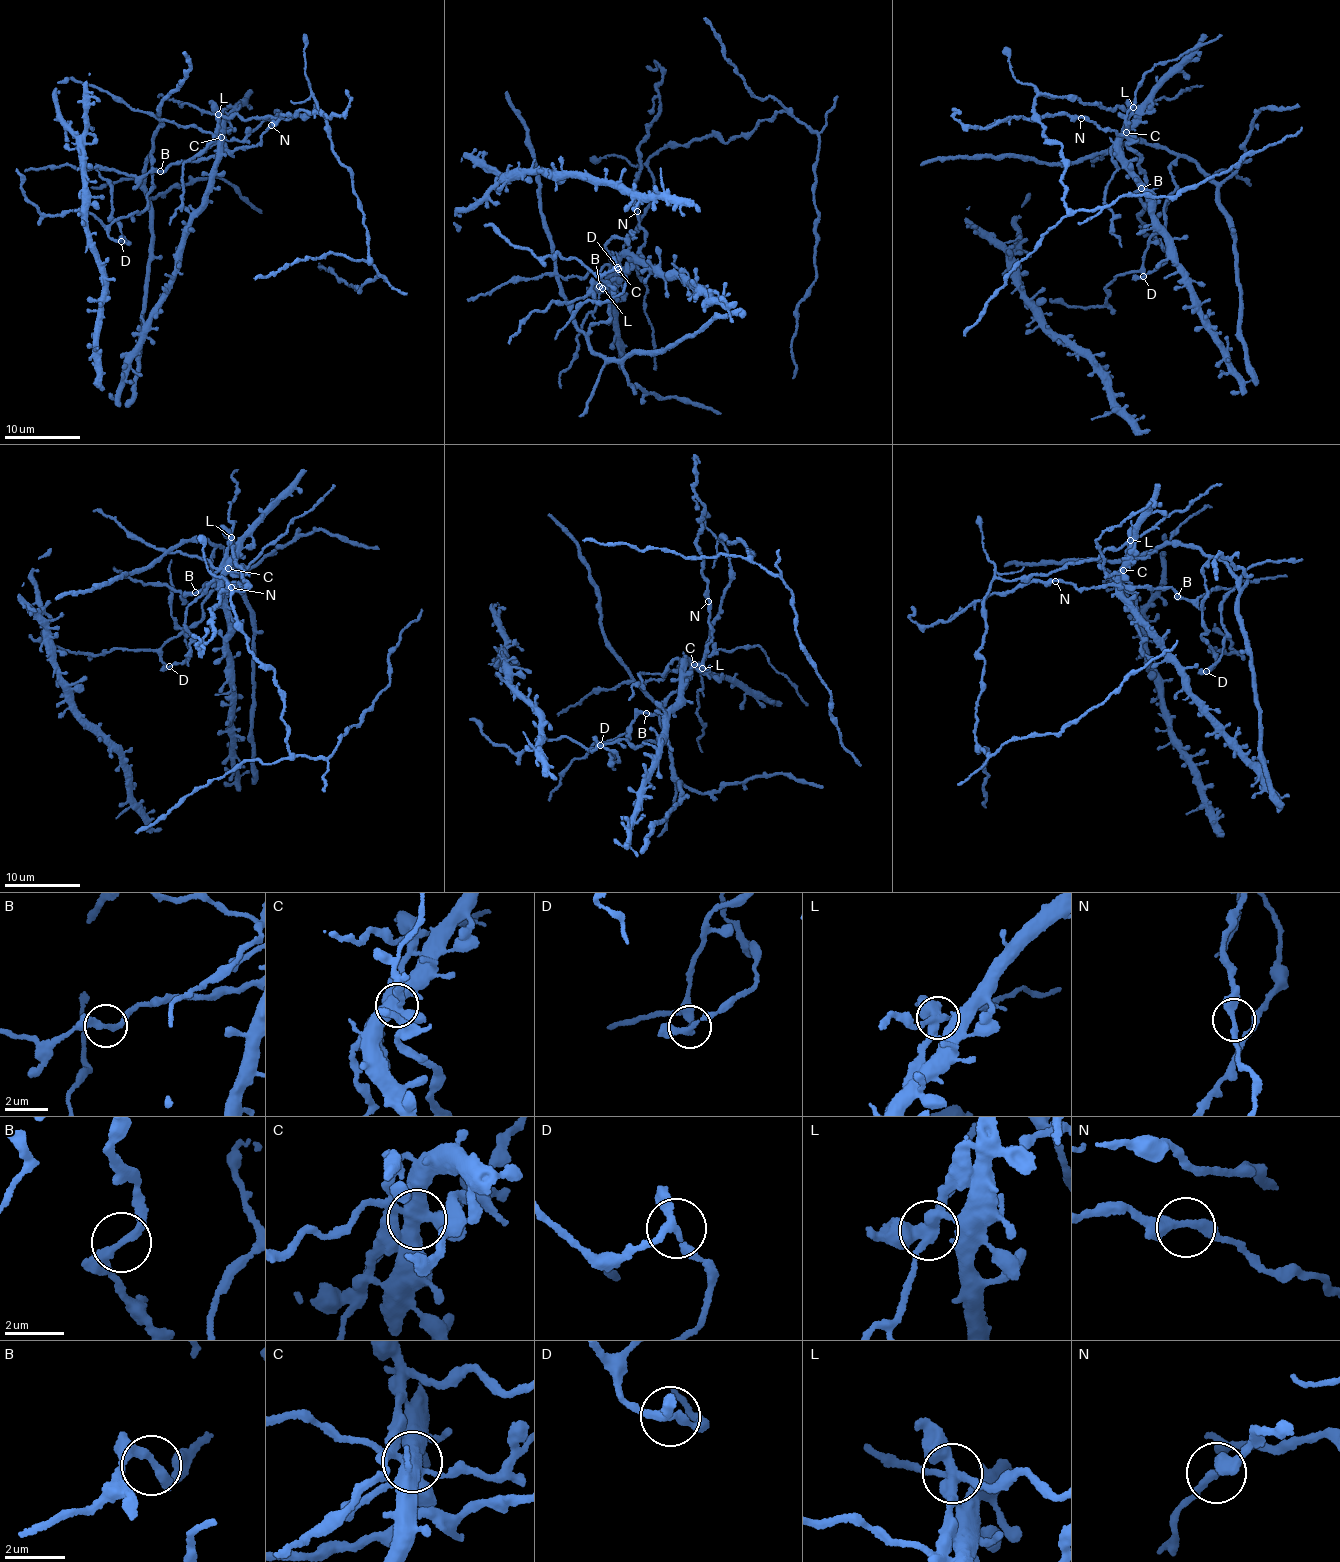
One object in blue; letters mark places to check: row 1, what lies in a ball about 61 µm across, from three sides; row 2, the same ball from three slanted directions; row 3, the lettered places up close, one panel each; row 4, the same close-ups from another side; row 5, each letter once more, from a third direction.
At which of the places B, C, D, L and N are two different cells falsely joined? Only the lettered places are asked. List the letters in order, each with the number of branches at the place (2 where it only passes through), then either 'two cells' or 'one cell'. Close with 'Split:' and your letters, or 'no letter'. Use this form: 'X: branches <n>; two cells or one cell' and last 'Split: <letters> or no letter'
B: branches 2; one cell
C: branches 5; two cells
D: branches 3; two cells
L: branches 5; two cells
N: branches 2; one cell
Split: C, D, L

